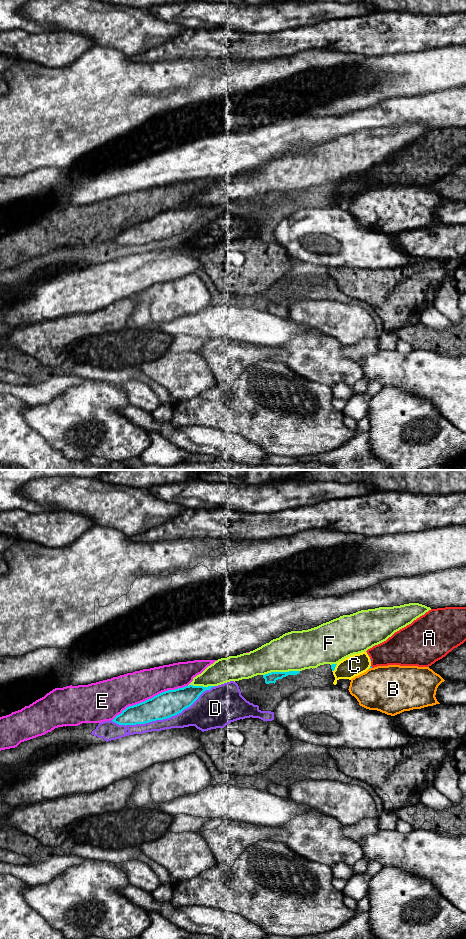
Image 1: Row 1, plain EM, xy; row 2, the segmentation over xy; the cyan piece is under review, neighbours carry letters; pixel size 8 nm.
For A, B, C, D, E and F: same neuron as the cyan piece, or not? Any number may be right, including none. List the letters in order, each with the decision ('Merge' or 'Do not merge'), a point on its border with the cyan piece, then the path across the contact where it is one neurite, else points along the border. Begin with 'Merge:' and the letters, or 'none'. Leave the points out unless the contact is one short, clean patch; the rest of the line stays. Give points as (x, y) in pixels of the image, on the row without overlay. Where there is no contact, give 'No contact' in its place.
Merge: none
A: Do not merge. No contact
B: Do not merge. Touches cyan at xy (370, 187)
C: Do not merge. Touches cyan at xy (334, 188). Boundary: xy (337, 184), (332, 191)
D: Do not merge. Touches cyan at xy (163, 238)
E: Do not merge. Touches cyan at xy (149, 219)
F: Do not merge. Touches cyan at xy (281, 192)

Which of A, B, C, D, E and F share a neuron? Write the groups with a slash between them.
A C D / B / E / F

